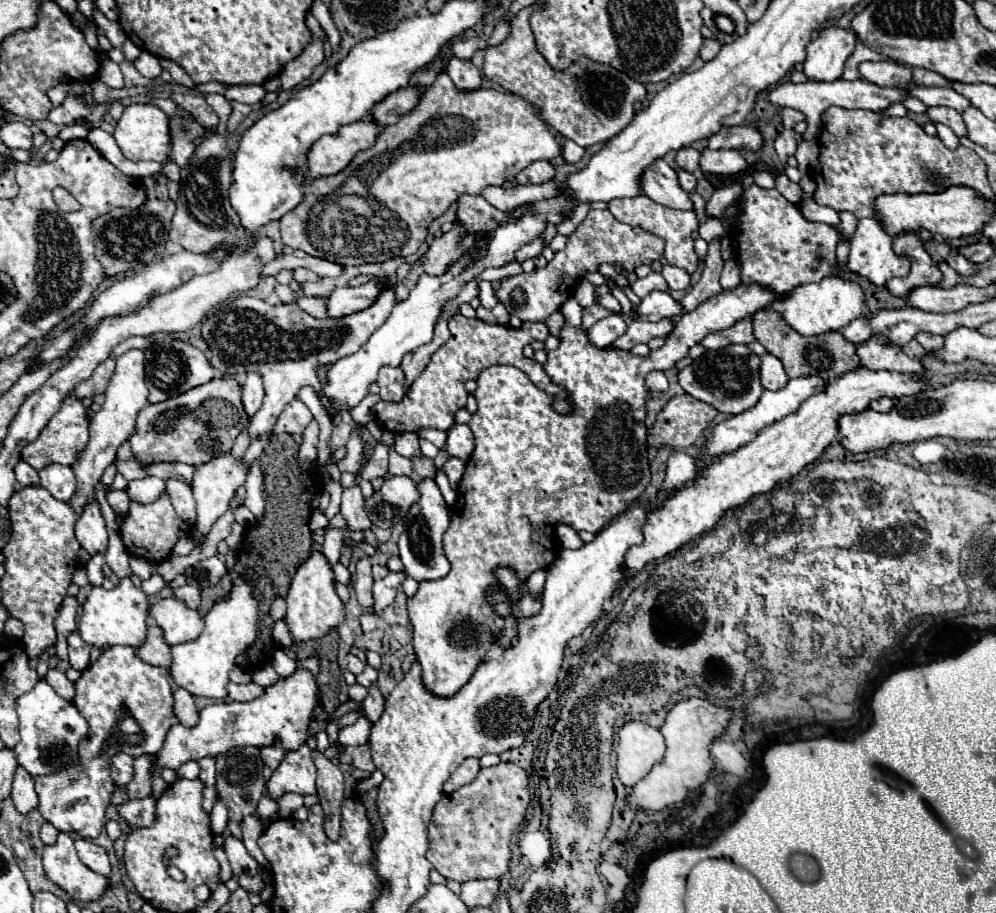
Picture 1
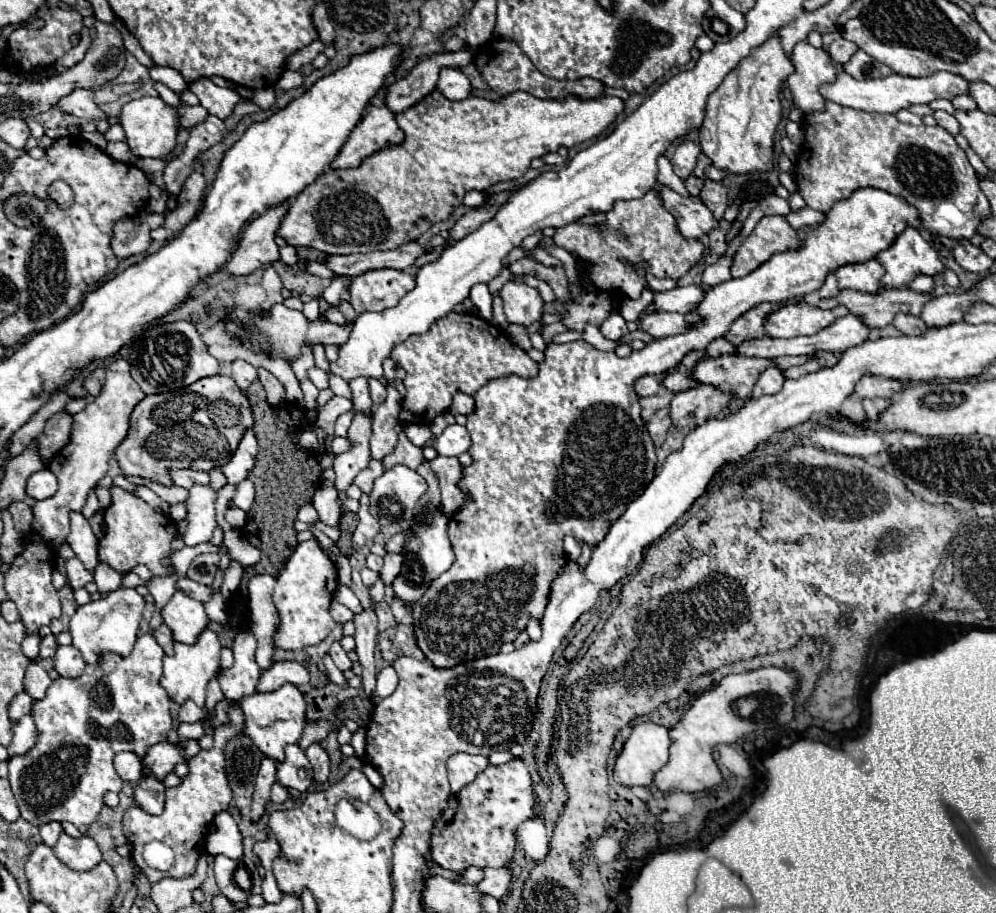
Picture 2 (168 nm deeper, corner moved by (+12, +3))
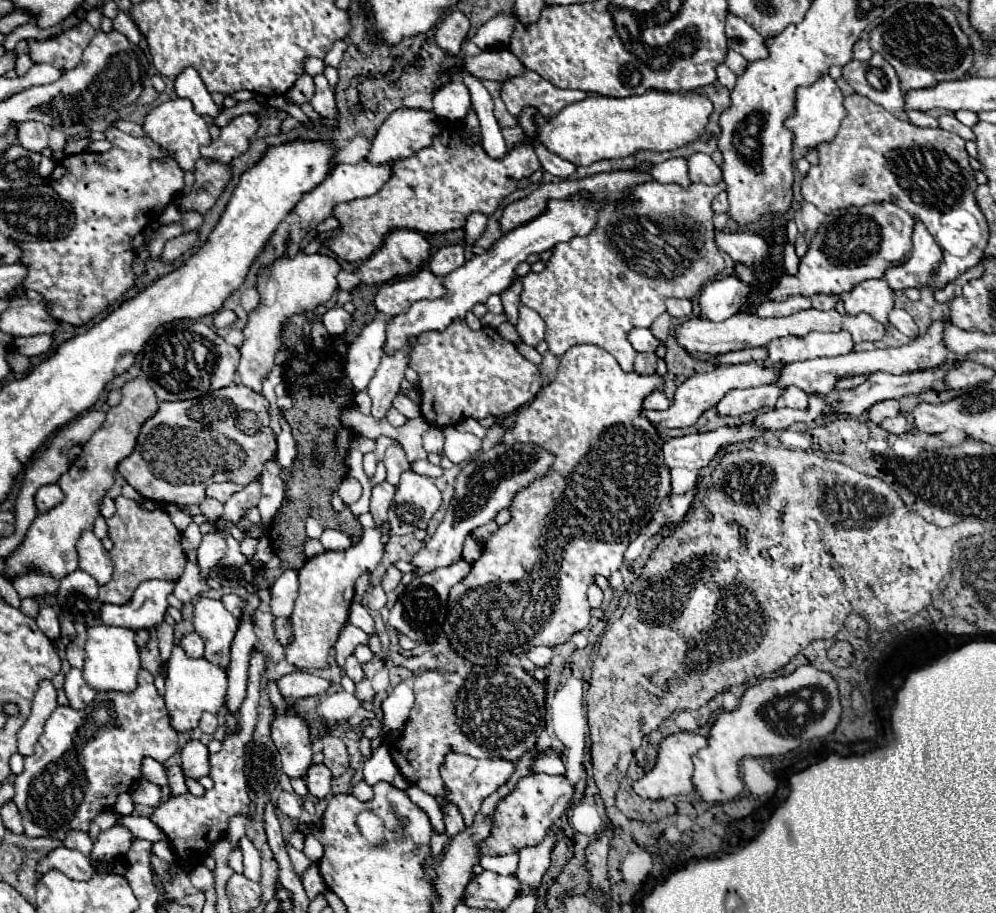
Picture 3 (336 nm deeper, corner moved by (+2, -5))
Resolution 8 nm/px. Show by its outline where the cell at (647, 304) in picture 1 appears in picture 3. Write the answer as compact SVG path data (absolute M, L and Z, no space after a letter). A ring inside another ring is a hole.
M726 276L722 280L708 282L698 298L700 318L710 322L720 322L724 318L730 318L746 304L750 292L752 288L740 282L736 276Z

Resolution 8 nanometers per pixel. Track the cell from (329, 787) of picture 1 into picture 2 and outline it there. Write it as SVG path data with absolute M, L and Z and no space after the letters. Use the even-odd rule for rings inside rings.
M314 742L314 744L306 750L306 758L310 760L310 764L312 764L312 768L314 768L314 780L316 780L316 782L328 780L328 774L330 774L330 756L328 756L328 752L322 748L322 744Z

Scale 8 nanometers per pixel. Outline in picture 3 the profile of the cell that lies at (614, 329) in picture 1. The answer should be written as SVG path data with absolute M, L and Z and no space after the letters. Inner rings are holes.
M632 328L628 332L628 342L638 350L638 352L654 352L658 348L658 340L652 336L650 330L646 328Z

